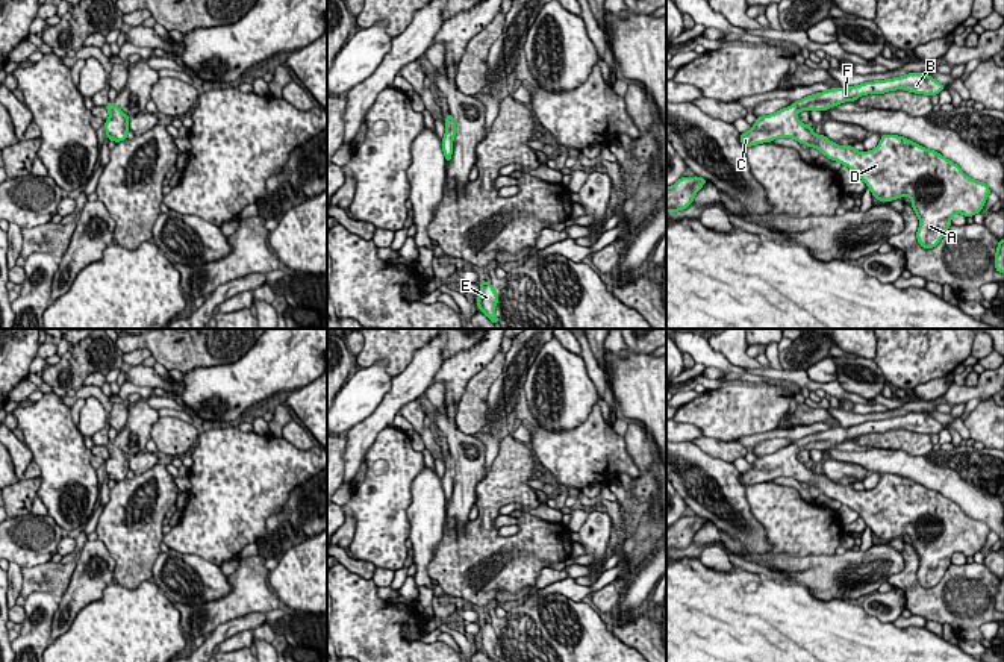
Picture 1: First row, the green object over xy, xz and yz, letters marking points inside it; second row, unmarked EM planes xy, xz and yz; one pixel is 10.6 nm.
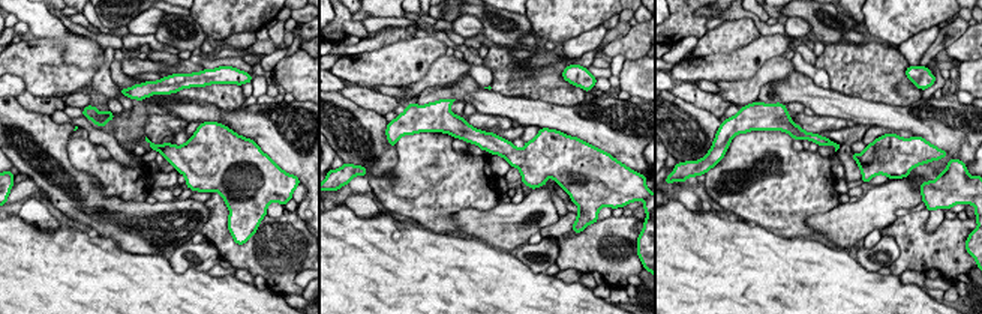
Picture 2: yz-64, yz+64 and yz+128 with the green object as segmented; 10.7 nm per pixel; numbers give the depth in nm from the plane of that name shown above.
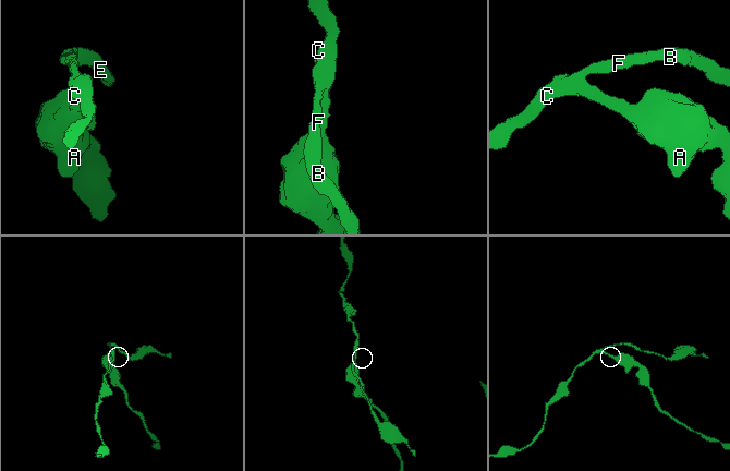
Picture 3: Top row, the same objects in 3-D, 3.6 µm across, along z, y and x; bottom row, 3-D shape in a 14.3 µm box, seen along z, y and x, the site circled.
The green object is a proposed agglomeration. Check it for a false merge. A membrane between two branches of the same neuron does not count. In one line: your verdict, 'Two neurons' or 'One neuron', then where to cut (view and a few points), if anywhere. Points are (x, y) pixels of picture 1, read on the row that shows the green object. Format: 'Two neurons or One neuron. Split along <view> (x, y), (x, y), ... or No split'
One neuron. No split

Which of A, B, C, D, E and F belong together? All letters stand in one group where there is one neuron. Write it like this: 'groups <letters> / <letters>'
groups A B C D E F

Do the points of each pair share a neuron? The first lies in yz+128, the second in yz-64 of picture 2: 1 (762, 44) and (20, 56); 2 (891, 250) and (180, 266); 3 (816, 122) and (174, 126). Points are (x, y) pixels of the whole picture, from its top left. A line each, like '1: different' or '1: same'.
1: same
2: same
3: same

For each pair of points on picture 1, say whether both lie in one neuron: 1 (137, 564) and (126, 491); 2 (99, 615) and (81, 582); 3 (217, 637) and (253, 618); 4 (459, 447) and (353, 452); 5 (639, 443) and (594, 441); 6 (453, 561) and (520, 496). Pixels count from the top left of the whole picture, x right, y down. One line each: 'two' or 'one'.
1: one
2: two
3: one
4: two
5: two
6: one

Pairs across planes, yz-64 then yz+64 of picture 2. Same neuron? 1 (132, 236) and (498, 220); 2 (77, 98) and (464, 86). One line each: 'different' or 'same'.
1: same
2: same

